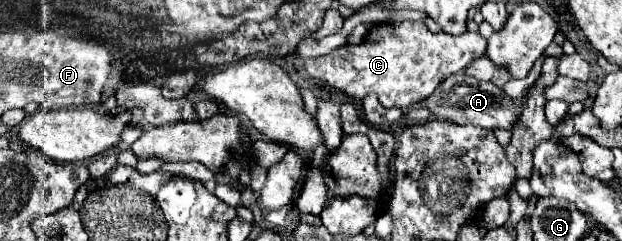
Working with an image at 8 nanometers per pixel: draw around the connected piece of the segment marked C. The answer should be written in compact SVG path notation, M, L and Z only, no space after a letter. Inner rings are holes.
M403 20L391 24L377 24L367 30L361 44L347 44L331 54L305 58L305 70L311 78L327 82L331 88L363 100L367 94L375 94L385 108L407 110L419 104L425 94L431 94L445 78L467 68L475 58L485 54L487 40L479 32L463 32L451 36L447 32L431 32L423 22Z

